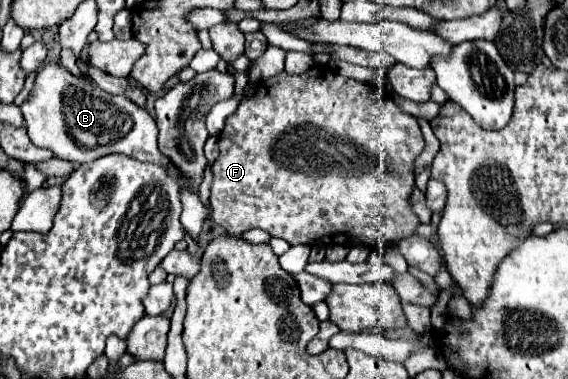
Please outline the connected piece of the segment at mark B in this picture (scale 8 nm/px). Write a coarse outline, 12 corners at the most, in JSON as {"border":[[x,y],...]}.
{"border":[[50,63],[22,103],[36,147],[162,165],[198,239],[210,207],[160,153],[156,121]]}

